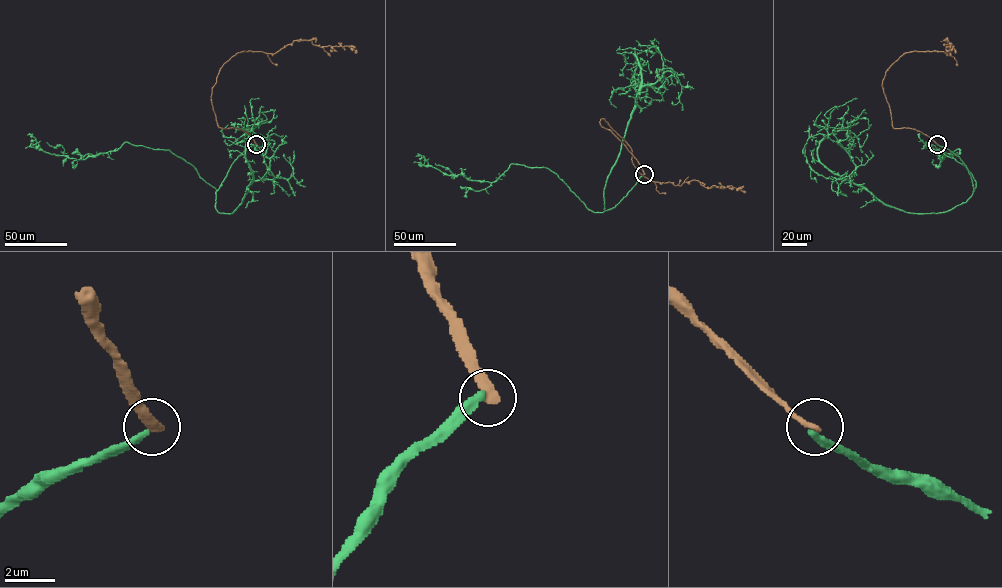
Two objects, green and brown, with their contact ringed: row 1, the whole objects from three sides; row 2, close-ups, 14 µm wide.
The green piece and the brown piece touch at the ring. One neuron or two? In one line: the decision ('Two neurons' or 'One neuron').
Two neurons

